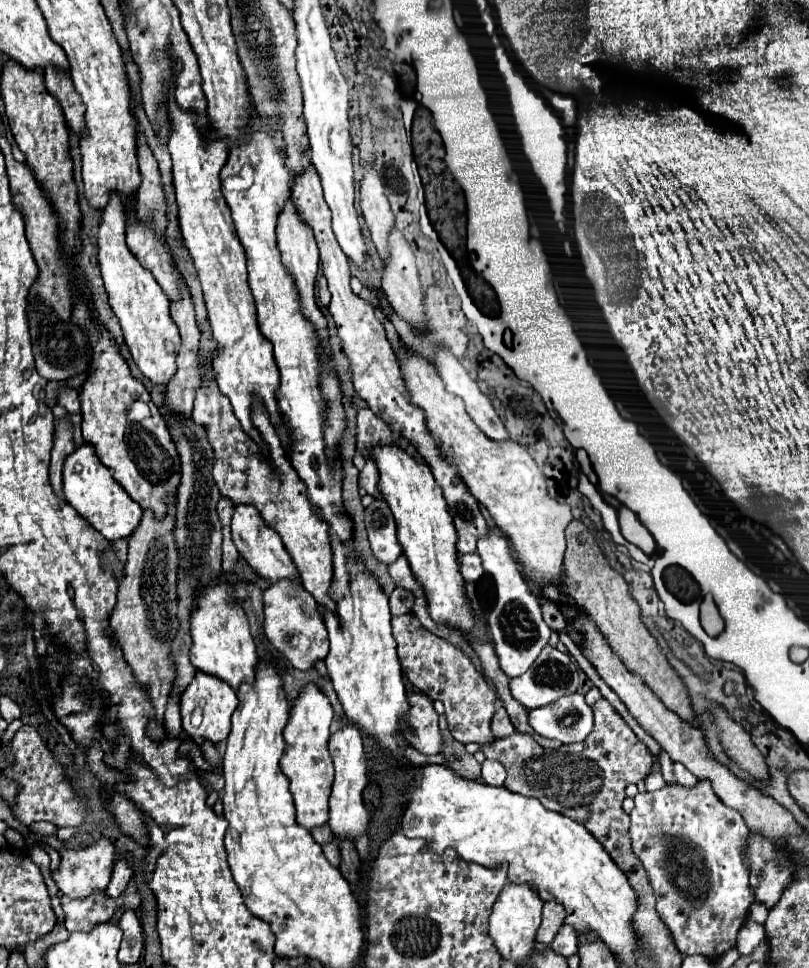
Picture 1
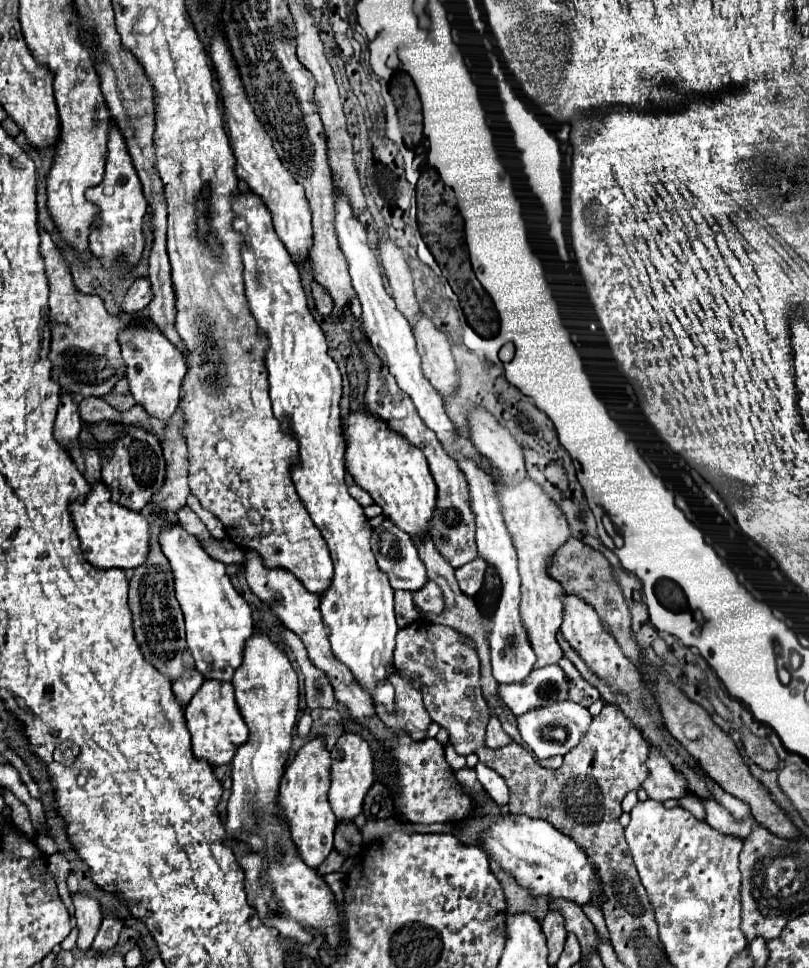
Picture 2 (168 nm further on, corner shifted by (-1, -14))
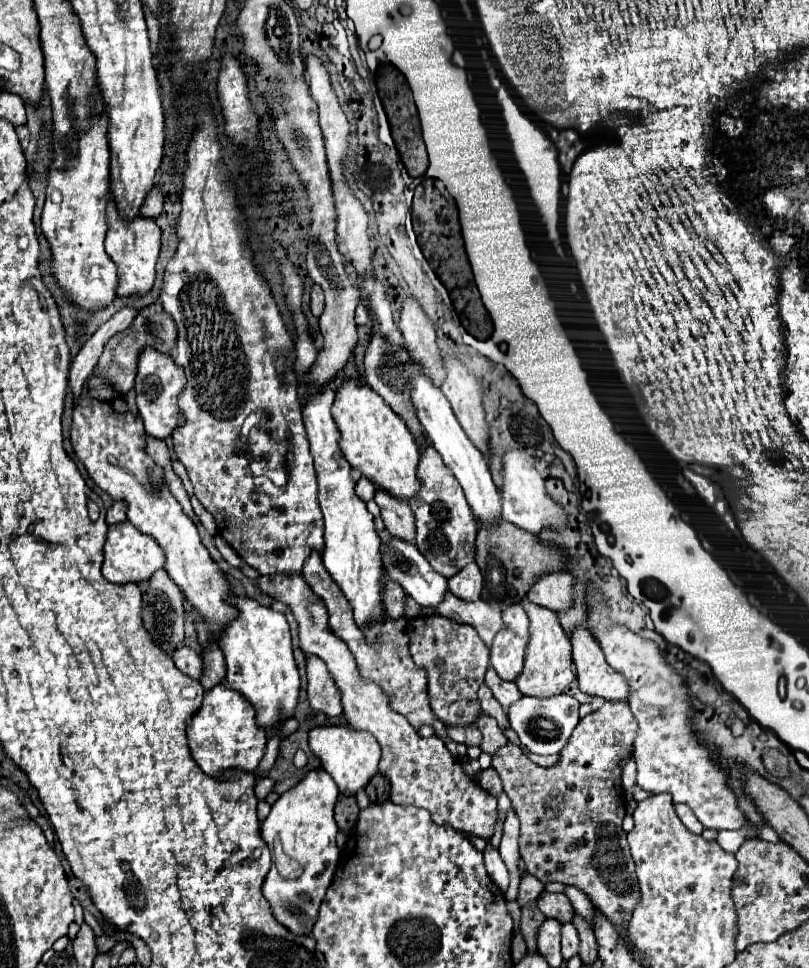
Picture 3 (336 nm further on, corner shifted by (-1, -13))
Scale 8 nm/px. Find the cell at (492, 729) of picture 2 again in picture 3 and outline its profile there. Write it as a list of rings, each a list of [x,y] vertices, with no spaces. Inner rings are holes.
[[[479,715],[477,719],[477,727],[483,733],[483,741],[481,741],[481,751],[493,755],[497,749],[501,749],[503,745],[507,745],[507,737],[499,731],[499,725],[493,717],[489,715]]]

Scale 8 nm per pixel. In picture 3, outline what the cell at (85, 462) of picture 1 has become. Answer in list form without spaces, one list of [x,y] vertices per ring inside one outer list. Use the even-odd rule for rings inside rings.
[[[129,521],[109,527],[107,543],[105,543],[105,561],[103,561],[103,575],[107,581],[117,585],[141,583],[147,581],[163,565],[165,565],[165,555],[155,539],[137,531]]]

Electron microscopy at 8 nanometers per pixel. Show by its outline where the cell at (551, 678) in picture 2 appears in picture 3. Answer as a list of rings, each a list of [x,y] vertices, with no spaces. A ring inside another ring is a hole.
[[[489,667],[487,673],[485,673],[485,685],[491,689],[493,697],[495,697],[505,709],[507,709],[511,703],[515,703],[515,701],[521,699],[521,691],[517,689],[517,685],[503,681],[503,679],[493,671],[493,667]]]

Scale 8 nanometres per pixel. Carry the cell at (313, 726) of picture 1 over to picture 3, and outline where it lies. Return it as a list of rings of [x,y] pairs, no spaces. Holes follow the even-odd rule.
[[[323,769],[309,771],[299,785],[279,797],[259,829],[269,849],[275,849],[279,845],[287,857],[295,859],[301,865],[301,875],[297,879],[285,879],[279,875],[277,867],[273,867],[261,887],[277,923],[287,927],[295,935],[311,935],[311,929],[317,921],[319,905],[337,869],[339,847],[335,843],[337,823],[333,819],[337,797],[337,785]]]

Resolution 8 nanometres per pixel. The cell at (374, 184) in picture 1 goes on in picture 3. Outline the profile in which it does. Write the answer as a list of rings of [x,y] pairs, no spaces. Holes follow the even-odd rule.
[[[413,297],[403,299],[403,313],[399,329],[413,359],[425,367],[425,375],[433,379],[435,387],[445,381],[445,367],[441,367],[441,351],[435,343],[435,327]]]

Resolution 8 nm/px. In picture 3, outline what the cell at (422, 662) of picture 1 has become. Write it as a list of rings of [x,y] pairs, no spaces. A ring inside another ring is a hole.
[[[441,615],[415,617],[405,629],[411,637],[411,655],[417,667],[427,671],[429,701],[435,715],[447,725],[473,725],[481,715],[477,689],[489,667],[489,647],[469,625],[459,625]]]

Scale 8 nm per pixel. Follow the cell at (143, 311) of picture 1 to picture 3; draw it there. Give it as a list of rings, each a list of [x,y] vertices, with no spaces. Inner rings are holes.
[[[145,349],[139,357],[135,393],[137,393],[139,415],[145,423],[147,435],[151,435],[155,439],[167,439],[185,421],[185,417],[181,415],[181,409],[177,405],[181,389],[185,389],[185,373],[181,371],[181,367],[175,365],[175,361],[169,355]]]

